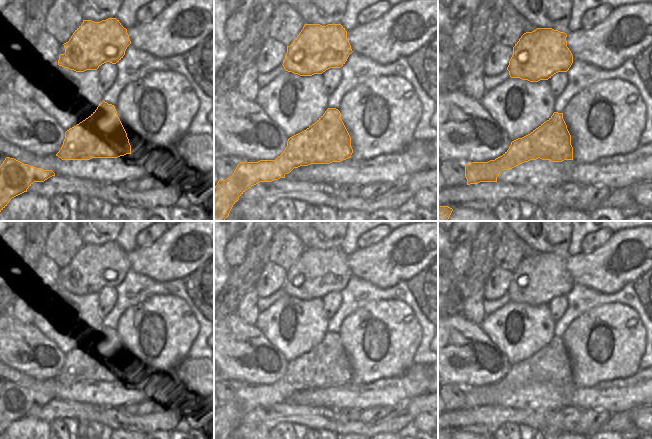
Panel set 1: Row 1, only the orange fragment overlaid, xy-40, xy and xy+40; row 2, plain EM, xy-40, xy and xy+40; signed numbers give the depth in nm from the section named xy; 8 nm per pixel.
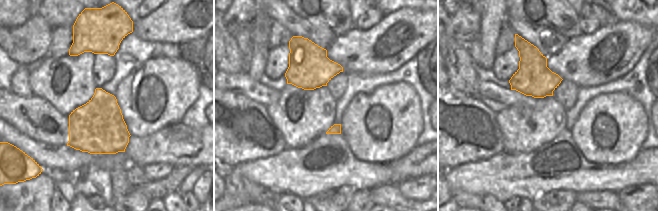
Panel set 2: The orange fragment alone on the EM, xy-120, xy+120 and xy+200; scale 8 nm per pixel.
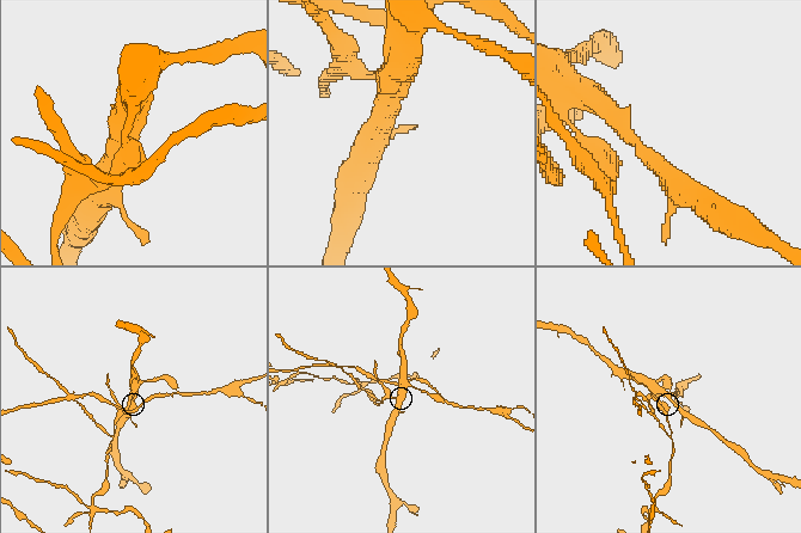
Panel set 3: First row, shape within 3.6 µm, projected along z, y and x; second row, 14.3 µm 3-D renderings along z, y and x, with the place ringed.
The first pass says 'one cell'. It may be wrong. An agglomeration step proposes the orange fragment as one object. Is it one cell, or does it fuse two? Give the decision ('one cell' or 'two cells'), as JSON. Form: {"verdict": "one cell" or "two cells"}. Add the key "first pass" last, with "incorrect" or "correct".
{"verdict": "two cells", "first pass": "incorrect"}

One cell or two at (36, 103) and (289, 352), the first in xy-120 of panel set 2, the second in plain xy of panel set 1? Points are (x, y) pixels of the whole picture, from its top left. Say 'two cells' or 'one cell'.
two cells

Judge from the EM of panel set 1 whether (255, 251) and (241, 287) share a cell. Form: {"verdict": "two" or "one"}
{"verdict": "one"}

